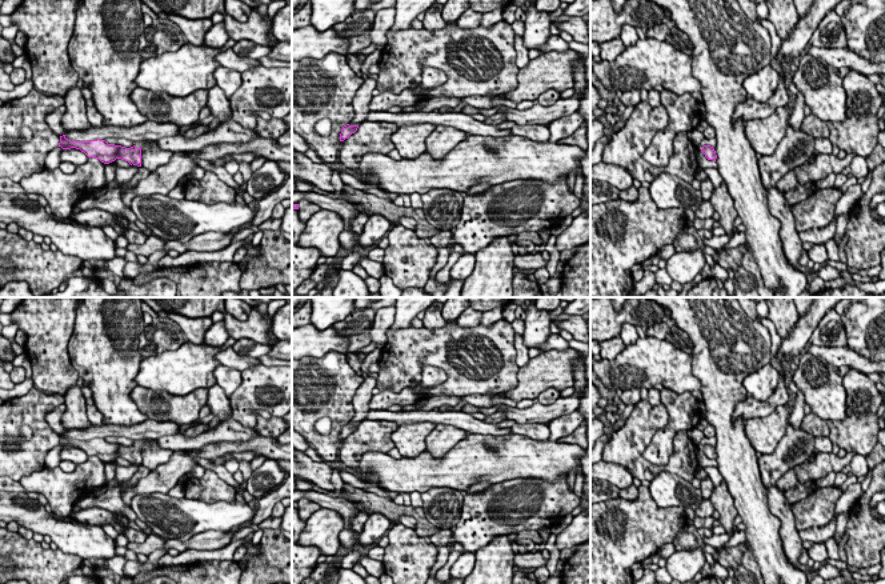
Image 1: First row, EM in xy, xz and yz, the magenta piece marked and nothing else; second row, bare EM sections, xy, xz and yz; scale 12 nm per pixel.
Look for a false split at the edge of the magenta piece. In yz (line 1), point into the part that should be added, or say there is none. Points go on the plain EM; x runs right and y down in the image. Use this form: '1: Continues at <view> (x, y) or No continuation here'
1: No continuation here

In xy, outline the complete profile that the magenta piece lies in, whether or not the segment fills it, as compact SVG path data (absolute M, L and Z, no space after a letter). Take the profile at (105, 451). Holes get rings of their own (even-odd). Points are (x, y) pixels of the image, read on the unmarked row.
M233 419L219 423L213 429L208 429L197 436L189 437L185 429L180 429L176 435L163 436L160 439L140 439L135 440L131 447L108 443L105 439L91 440L71 440L65 433L60 435L59 445L63 448L76 447L84 451L88 456L96 456L104 463L109 463L116 457L128 460L131 464L141 465L141 447L155 441L161 448L172 451L199 449L208 444L221 441L247 441L261 436L255 428L247 428Z

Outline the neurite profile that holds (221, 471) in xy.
M195 457L195 461L197 465L201 465L204 469L215 471L221 480L232 485L235 489L241 488L241 484L239 484L233 479L233 473L231 473L224 465L216 465L212 460Z

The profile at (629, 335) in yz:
M625 323L621 327L620 337L622 339L625 347L634 344L638 339L638 333L634 325Z

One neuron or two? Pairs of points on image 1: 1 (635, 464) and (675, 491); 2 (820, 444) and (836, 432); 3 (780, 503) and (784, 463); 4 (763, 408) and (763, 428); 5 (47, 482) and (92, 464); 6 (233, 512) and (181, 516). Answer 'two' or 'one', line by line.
1: two
2: two
3: two
4: two
5: one
6: one

